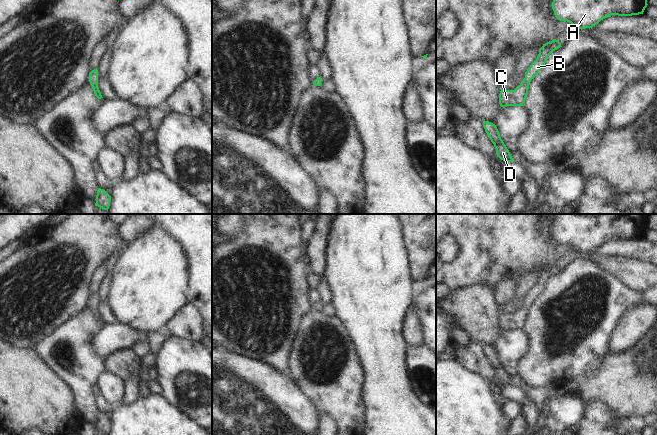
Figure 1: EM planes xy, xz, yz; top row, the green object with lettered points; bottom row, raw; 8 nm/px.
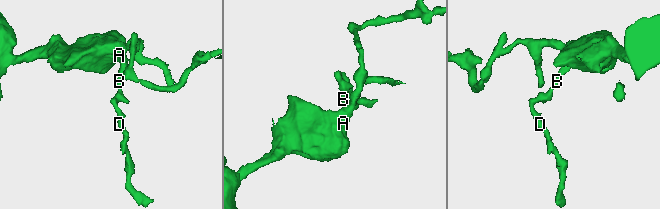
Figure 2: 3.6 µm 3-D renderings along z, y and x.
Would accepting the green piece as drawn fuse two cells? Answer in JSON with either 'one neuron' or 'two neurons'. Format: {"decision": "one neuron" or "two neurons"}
{"decision": "one neuron"}

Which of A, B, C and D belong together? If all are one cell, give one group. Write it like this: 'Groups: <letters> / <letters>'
Groups: A B C D

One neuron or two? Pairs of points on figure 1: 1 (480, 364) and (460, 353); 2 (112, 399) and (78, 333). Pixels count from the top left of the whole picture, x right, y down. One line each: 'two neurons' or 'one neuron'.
1: one neuron
2: two neurons

